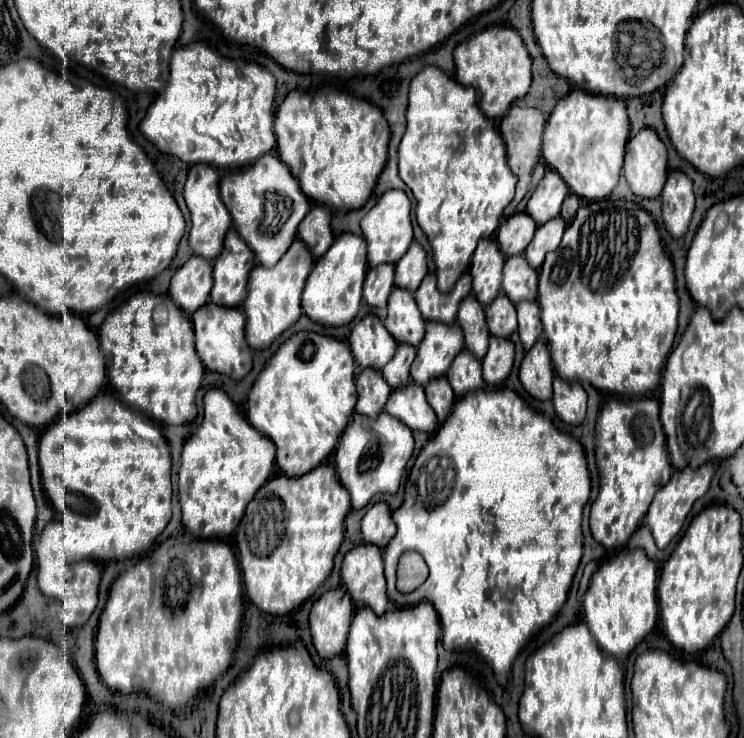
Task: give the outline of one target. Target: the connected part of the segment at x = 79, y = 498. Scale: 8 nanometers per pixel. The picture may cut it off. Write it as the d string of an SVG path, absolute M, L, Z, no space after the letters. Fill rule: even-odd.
M100 394L88 406L58 416L42 434L40 448L40 476L42 486L56 510L56 518L64 526L68 546L68 560L126 560L146 552L162 534L172 516L172 482L170 482L170 448L158 424L124 406L112 394Z

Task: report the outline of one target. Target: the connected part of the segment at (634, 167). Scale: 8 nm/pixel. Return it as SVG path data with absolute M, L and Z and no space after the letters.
M652 128L640 130L626 144L624 176L636 196L660 196L666 182L666 146Z

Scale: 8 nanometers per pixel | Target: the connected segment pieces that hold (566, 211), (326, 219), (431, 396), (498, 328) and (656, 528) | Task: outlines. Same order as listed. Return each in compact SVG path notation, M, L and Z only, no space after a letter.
M570 194L570 196L564 200L564 204L562 204L560 216L562 216L566 222L570 222L570 220L576 216L578 208L580 208L580 198L576 198L574 194Z
M312 206L298 226L298 238L308 246L314 260L322 258L334 242L334 234L330 230L330 210L324 206Z
M436 378L436 380L428 382L424 386L424 390L426 390L428 404L432 406L432 410L438 416L438 422L444 422L448 418L452 406L454 406L454 402L456 402L452 386L448 386L446 378Z
M500 294L488 308L486 308L486 322L492 336L508 338L516 330L516 308L514 304Z
M704 464L704 466L698 468L698 470L692 470L692 468L686 468L686 470L682 470L682 472L674 470L670 482L656 492L654 502L652 502L650 512L648 512L648 516L646 516L644 522L646 522L646 526L652 530L654 542L656 542L656 546L658 546L660 550L664 550L664 548L676 538L676 534L682 530L684 520L686 520L686 516L690 514L694 502L696 502L698 498L702 498L702 496L706 494L706 490L710 488L712 474L714 474L712 464Z

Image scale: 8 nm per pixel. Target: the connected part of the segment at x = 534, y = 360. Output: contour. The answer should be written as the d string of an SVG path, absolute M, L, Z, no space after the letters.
M540 340L536 342L536 346L532 346L532 350L522 360L520 382L532 398L550 400L552 380L554 380L554 370L548 358L548 346L544 344L544 340Z

